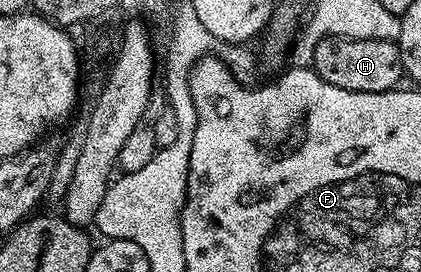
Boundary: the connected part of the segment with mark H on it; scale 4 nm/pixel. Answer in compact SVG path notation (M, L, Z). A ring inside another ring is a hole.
M329 35L314 49L311 66L316 74L338 89L358 93L395 91L405 78L399 42L390 39L348 39L345 35Z

